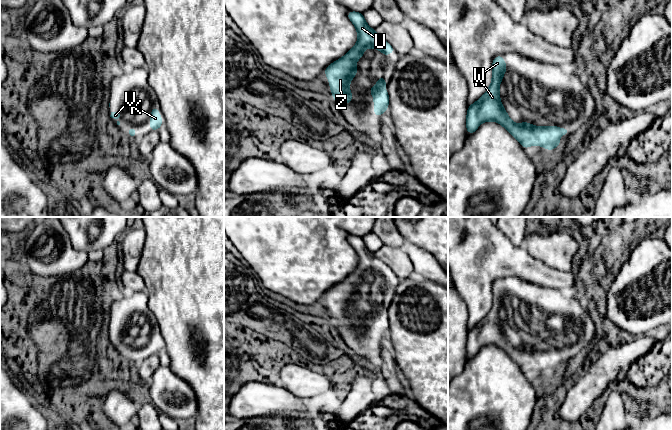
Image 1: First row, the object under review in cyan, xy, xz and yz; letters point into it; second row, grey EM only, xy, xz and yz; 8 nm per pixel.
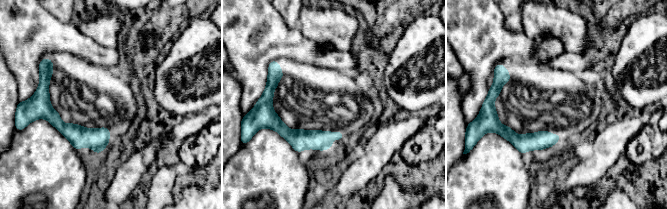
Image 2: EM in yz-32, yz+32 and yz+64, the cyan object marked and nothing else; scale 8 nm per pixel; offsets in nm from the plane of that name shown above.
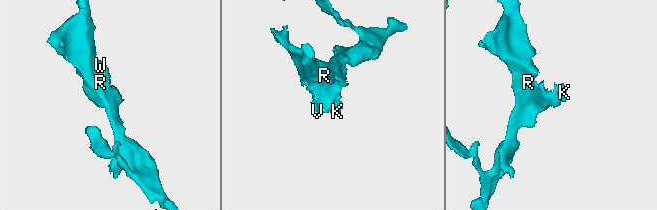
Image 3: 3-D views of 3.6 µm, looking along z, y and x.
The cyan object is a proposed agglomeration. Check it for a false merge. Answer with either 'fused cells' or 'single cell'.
single cell

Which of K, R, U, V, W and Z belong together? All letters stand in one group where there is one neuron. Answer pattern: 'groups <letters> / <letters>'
groups K R U V W Z

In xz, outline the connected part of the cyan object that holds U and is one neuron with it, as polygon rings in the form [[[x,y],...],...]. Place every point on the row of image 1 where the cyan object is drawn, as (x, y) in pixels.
[[[349,11],[347,16],[358,32],[358,41],[345,56],[336,60],[324,70],[329,79],[332,98],[337,106],[342,106],[343,102],[346,104],[353,102],[350,96],[355,94],[349,90],[349,84],[358,73],[356,61],[363,57],[363,51],[366,48],[377,48],[385,57],[389,53],[395,53],[393,47],[367,25],[362,13]]]

